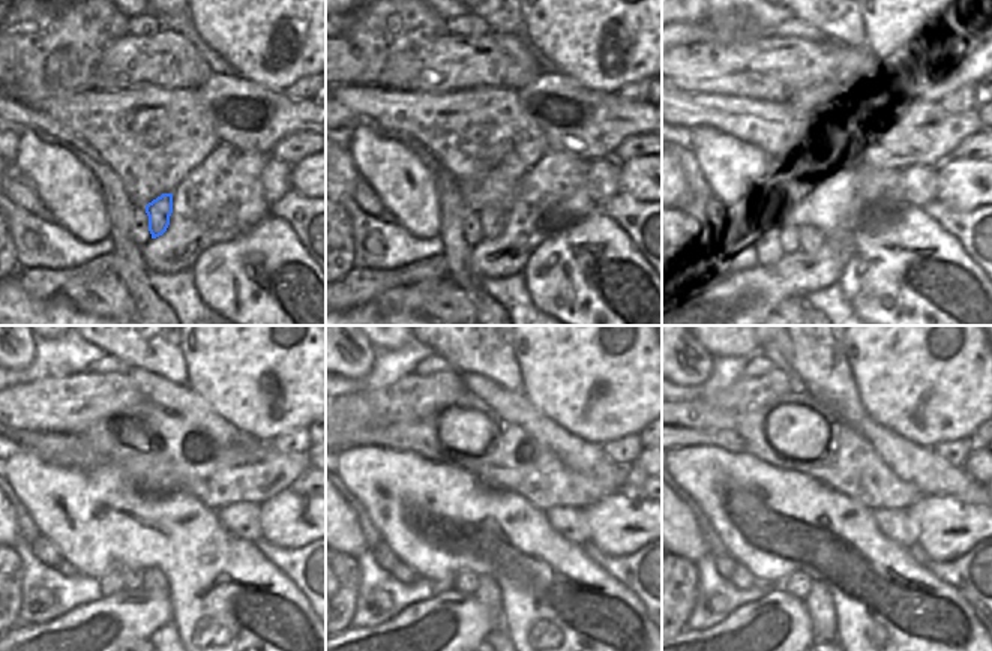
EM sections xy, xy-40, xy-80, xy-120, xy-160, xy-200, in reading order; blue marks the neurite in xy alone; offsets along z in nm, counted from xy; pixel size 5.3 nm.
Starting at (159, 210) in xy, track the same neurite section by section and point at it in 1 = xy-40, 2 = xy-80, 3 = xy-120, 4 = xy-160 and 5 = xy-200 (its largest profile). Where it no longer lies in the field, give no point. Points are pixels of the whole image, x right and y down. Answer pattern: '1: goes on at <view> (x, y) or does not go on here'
1: goes on at xy-40 (492, 219)
2: goes on at xy-80 (829, 234)
3: goes on at xy-120 (153, 581)
4: goes on at xy-160 (488, 593)
5: goes on at xy-200 (821, 609)

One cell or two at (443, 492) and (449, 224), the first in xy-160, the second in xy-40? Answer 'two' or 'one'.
two

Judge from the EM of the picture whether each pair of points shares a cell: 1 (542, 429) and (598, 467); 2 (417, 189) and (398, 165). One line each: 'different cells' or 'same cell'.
1: same cell
2: same cell

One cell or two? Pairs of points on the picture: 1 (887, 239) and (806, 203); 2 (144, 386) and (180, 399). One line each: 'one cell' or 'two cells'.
1: one cell
2: one cell

